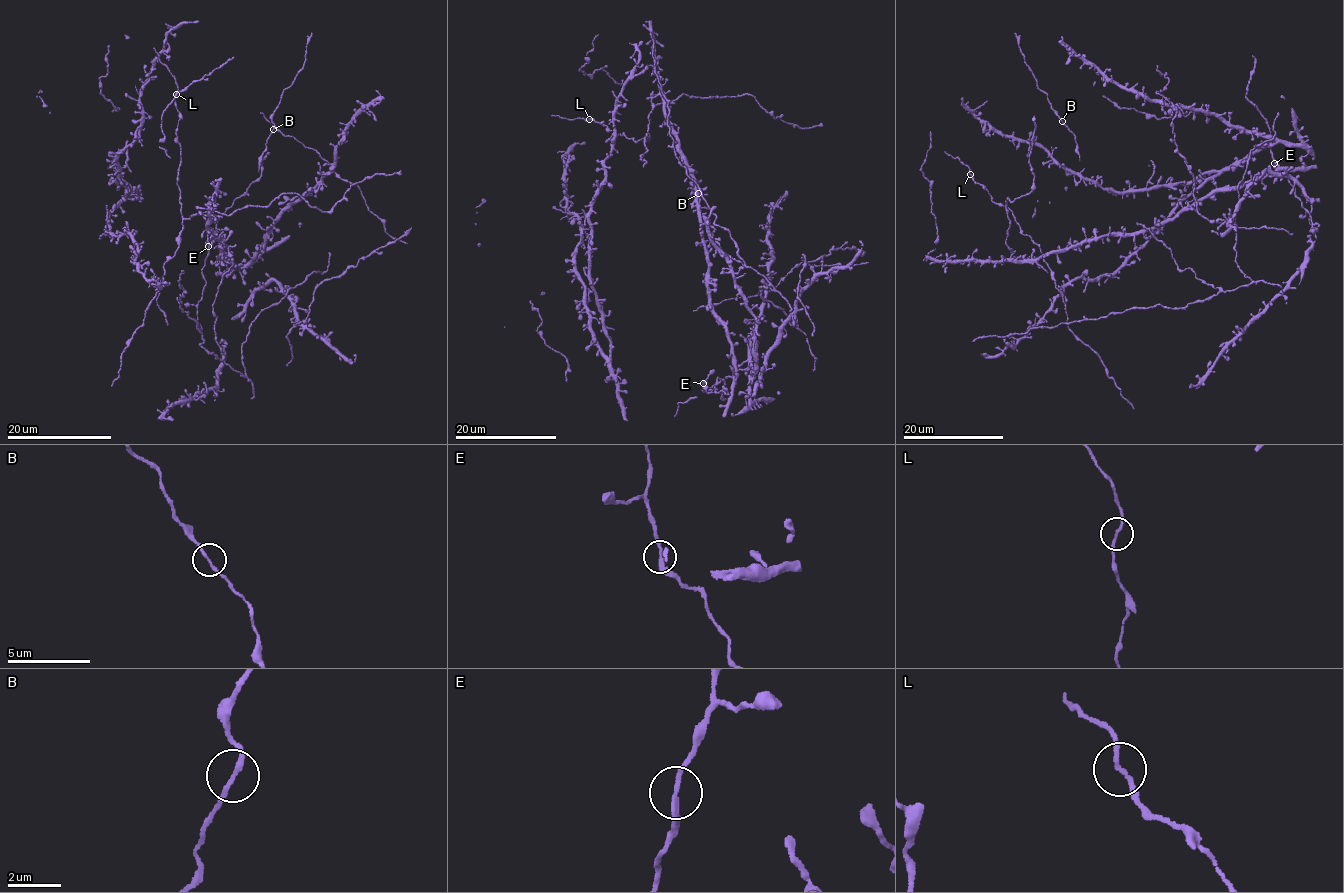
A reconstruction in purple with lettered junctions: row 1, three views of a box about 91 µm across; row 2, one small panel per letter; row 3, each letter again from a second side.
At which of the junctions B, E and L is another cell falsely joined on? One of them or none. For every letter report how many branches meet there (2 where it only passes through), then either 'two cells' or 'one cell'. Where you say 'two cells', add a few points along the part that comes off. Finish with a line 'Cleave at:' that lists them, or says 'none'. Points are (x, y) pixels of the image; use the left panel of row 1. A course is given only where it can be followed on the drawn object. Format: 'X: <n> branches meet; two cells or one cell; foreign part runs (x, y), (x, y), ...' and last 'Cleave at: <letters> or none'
B: 2 branches meet; one cell
E: 2 branches meet; one cell
L: 2 branches meet; one cell
Cleave at: none

